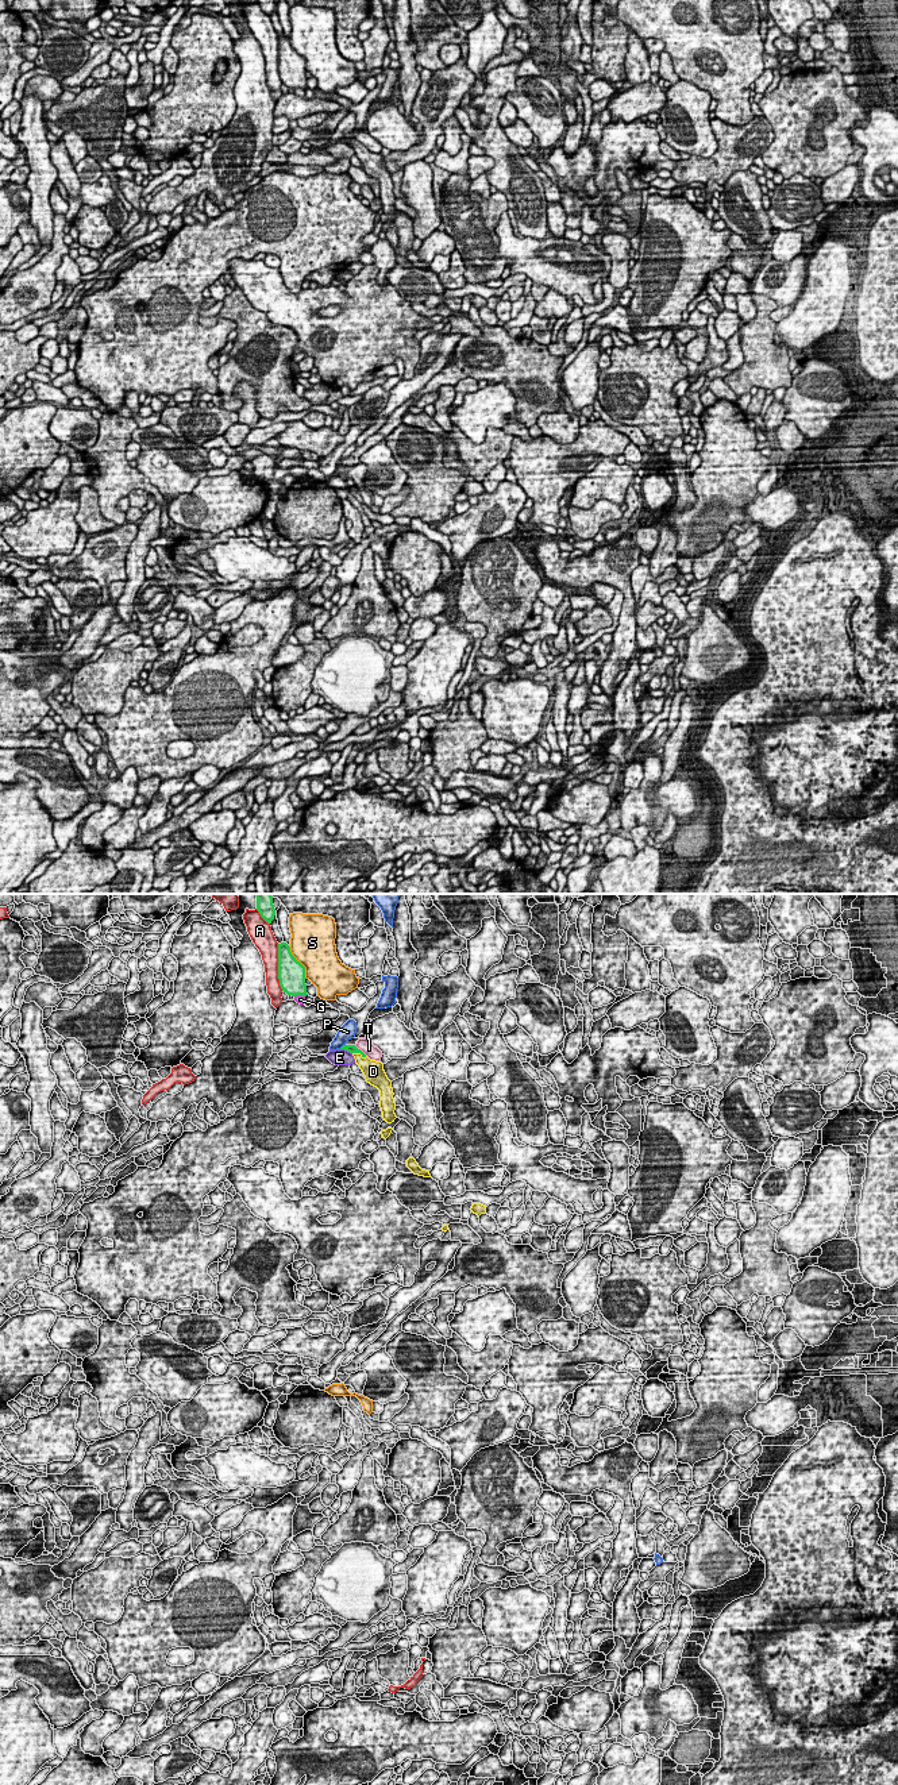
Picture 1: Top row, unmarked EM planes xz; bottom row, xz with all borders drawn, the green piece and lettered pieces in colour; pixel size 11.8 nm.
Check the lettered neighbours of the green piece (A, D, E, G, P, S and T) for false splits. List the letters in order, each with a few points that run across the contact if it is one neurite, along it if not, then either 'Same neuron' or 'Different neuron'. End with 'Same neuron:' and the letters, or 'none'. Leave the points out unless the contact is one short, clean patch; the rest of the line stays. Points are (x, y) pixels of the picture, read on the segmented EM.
A: Different neuron
D: Line: xz (350, 1048), (359, 1052), (370, 1068). Same neuron
E: Different neuron
G: Different neuron
P: Line: xz (345, 1044), (339, 1048). Different neuron
S: Different neuron
T: Different neuron
Same neuron: D

